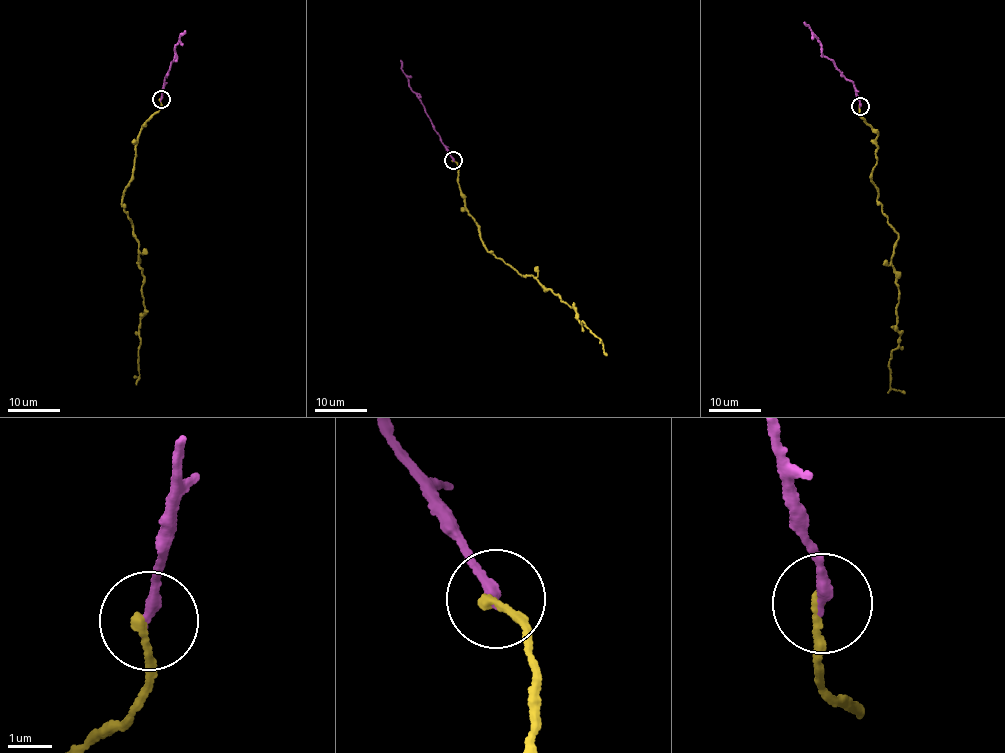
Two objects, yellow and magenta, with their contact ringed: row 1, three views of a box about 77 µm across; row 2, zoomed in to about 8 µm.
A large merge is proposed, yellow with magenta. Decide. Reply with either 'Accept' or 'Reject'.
Accept

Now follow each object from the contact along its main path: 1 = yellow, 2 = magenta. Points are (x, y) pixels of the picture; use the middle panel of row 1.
1: (452, 160), (458, 165), (467, 214), (480, 228), (487, 251), (559, 295), (599, 338), (607, 355)
2: (454, 160), (419, 98), (409, 86), (400, 59)

